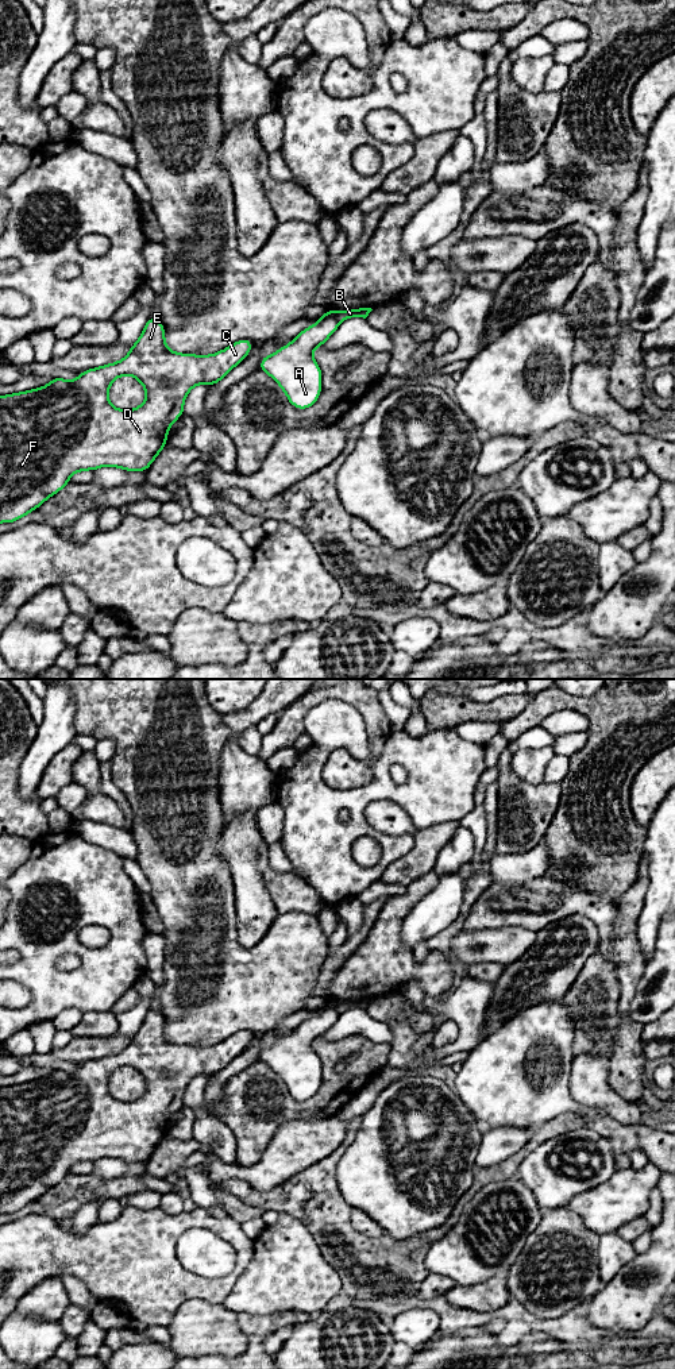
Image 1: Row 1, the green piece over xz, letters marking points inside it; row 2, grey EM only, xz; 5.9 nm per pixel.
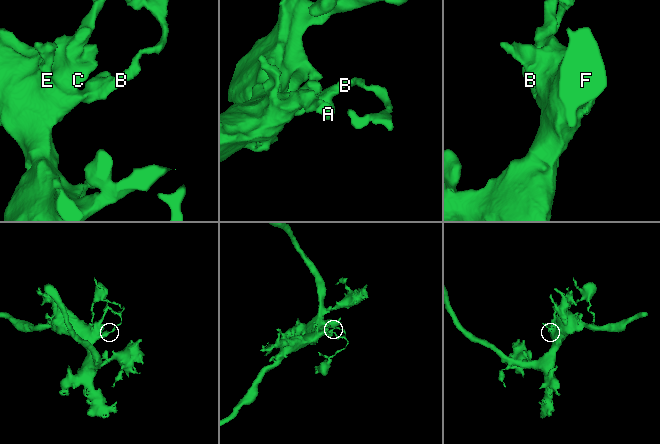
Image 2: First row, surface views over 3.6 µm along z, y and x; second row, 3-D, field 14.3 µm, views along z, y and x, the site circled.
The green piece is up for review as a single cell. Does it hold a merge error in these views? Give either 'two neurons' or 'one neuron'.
two neurons

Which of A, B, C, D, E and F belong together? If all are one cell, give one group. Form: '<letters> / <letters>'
A C D E F / B

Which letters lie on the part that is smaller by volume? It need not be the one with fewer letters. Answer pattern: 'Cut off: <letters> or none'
Cut off: B

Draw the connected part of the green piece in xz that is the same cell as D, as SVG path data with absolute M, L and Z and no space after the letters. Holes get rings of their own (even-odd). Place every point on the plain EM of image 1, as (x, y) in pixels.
M151 1007L124 1050L78 1064L76 1072L51 1069L43 1079L0 1087L0 1214L35 1202L77 1162L104 1157L146 1162L166 1137L170 1117L184 1106L190 1080L223 1071L252 1036L240 1030L213 1046L178 1045L167 1040L162 1014ZM123 1067L135 1068L146 1081L144 1094L135 1100L120 1102L109 1094L109 1077Z

